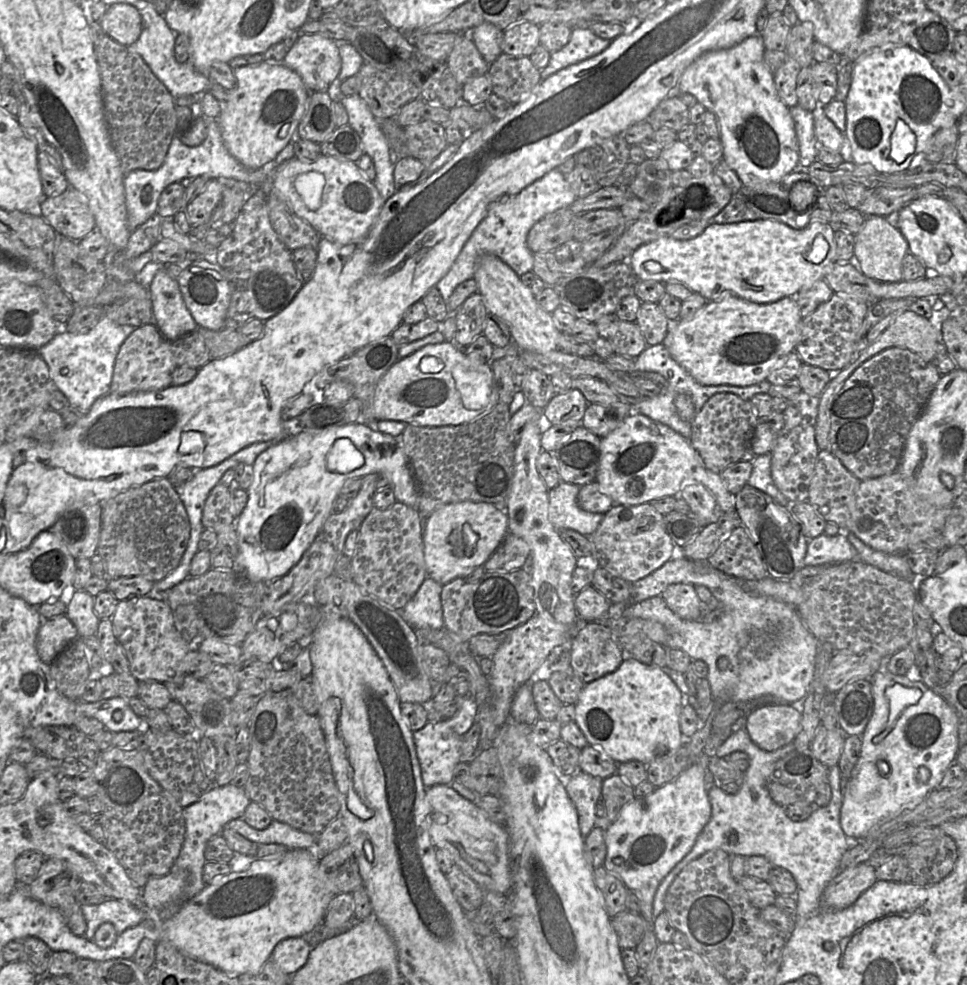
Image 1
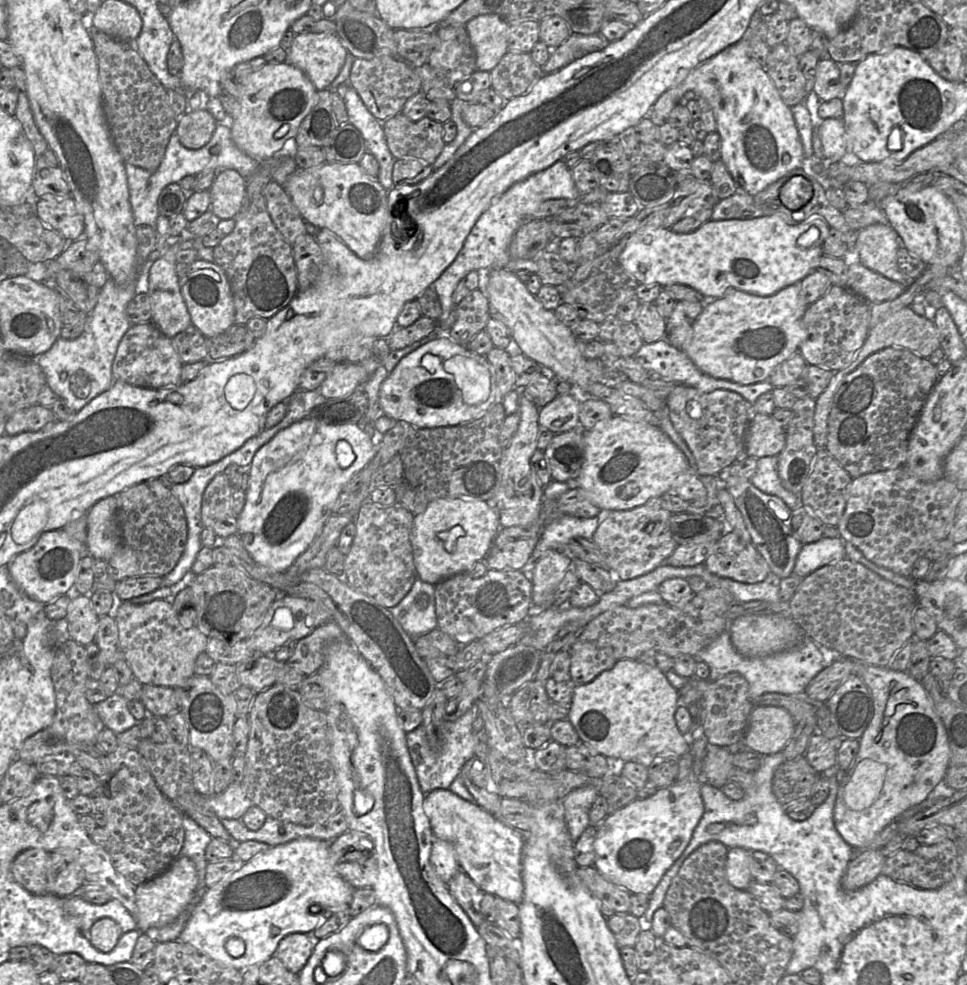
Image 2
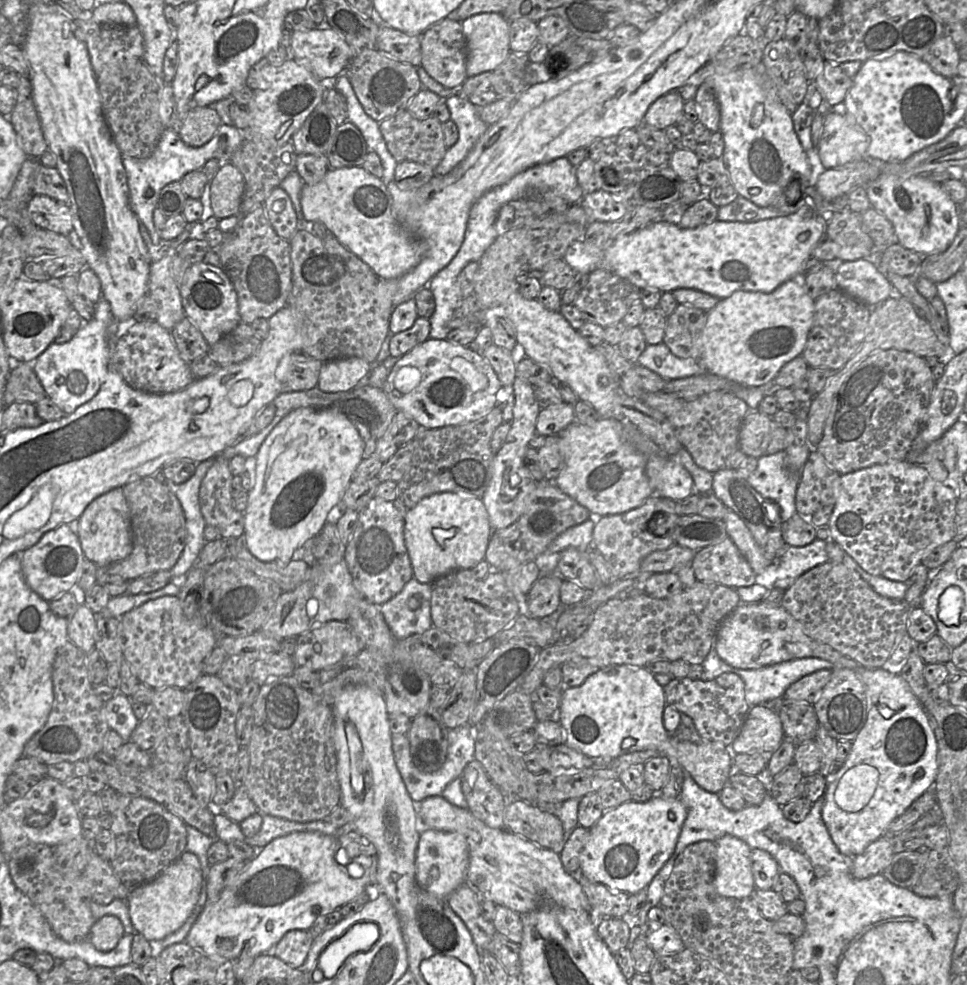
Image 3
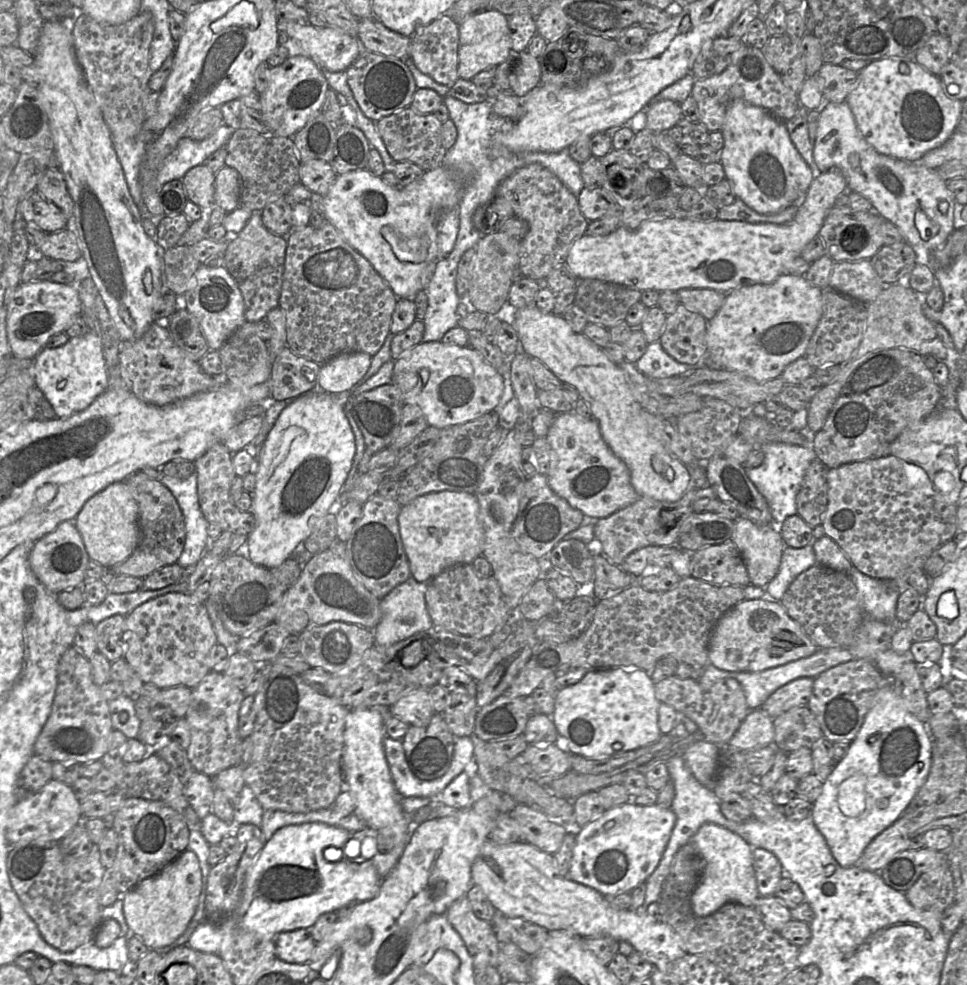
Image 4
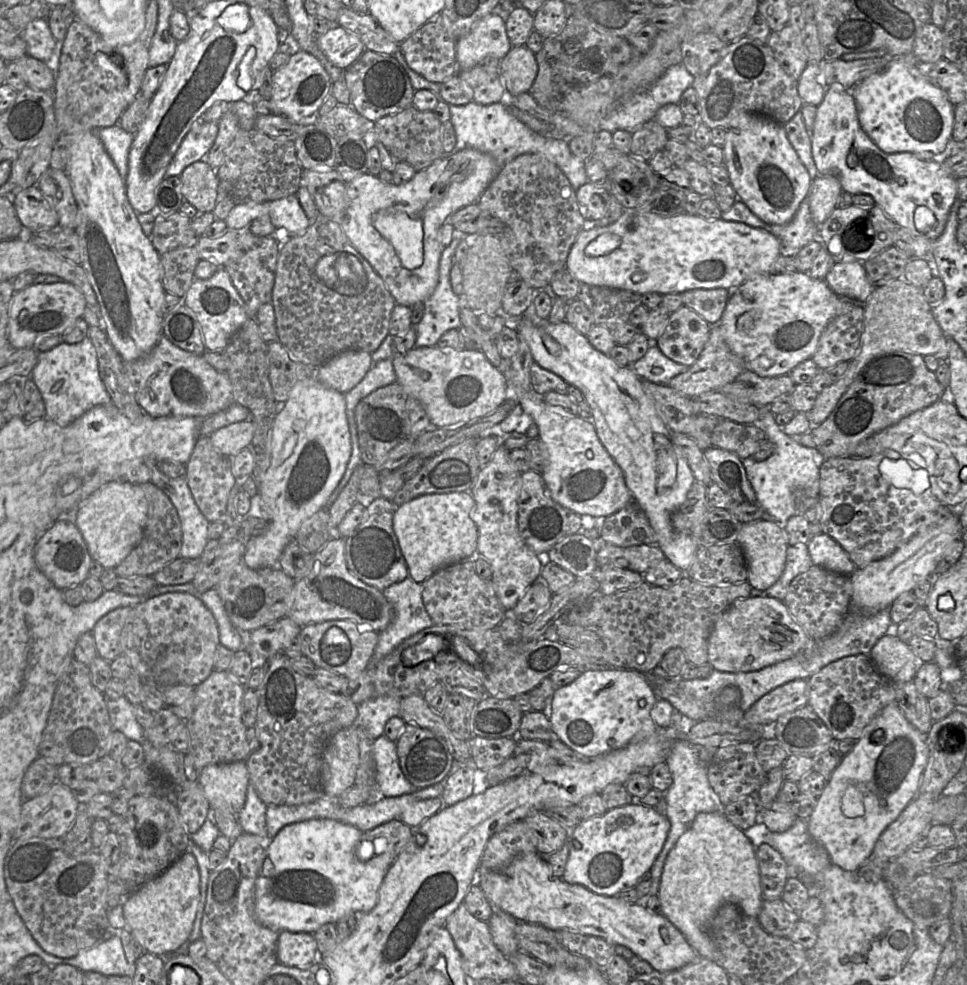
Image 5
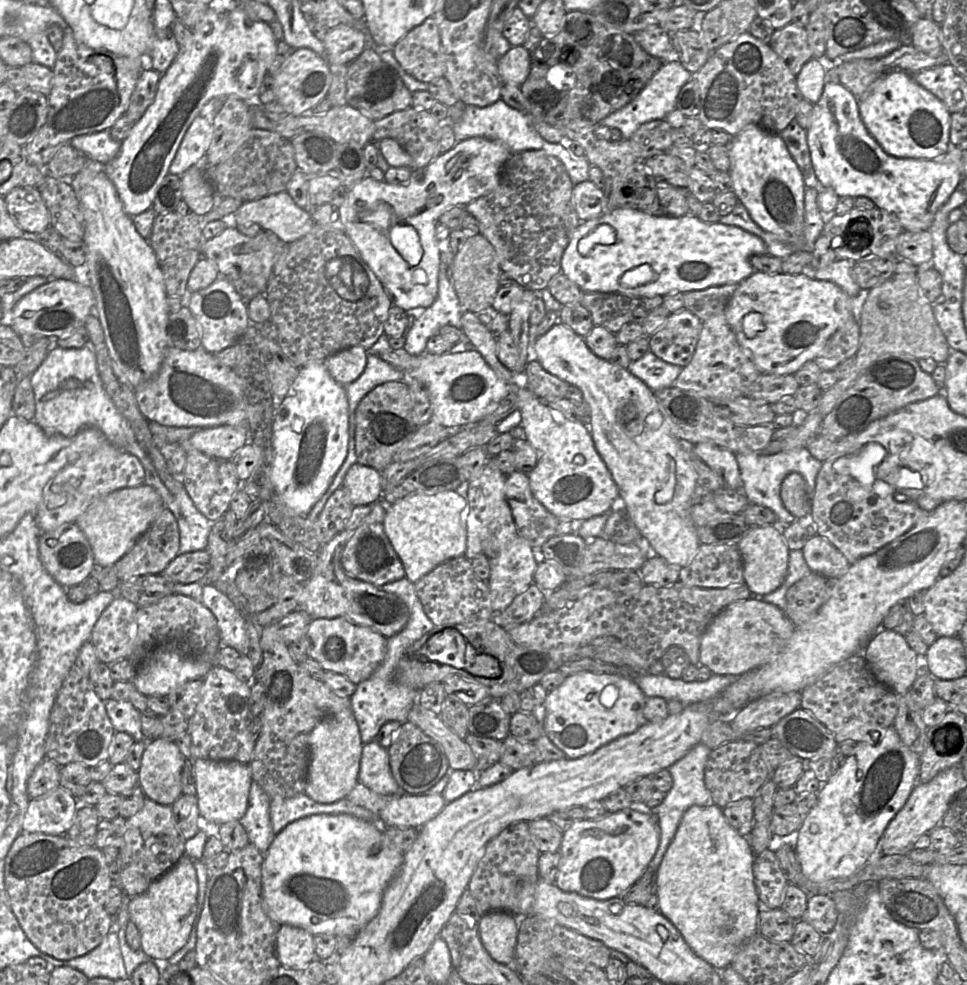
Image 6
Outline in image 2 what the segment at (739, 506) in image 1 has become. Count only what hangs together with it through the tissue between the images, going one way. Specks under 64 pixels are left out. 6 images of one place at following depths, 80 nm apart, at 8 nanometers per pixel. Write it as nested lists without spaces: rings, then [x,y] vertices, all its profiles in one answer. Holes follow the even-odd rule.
[[[729,478],[724,483],[724,488],[741,513],[752,543],[767,562],[770,575],[779,579],[789,577],[793,573],[797,556],[803,546],[793,532],[790,508],[777,496],[760,491],[745,478]]]

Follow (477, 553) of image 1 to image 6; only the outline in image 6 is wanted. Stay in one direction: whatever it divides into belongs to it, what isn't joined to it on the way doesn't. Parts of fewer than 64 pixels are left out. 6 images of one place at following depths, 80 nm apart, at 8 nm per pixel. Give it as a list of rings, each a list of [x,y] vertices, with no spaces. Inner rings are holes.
[[[455,490],[408,495],[387,505],[384,531],[403,563],[406,577],[416,583],[438,565],[464,556],[467,547],[467,500]]]

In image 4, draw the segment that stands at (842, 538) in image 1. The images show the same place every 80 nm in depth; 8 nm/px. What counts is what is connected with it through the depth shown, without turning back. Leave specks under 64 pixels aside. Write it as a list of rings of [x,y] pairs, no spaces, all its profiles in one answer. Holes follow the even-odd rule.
[[[808,543],[801,548],[786,547],[782,554],[779,570],[765,587],[765,592],[780,601],[796,577],[817,564],[813,543]]]

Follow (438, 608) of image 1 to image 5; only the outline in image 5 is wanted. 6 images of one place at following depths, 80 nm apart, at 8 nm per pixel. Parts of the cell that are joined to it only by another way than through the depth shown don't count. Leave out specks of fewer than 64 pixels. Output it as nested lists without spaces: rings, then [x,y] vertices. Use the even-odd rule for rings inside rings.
[[[409,576],[402,582],[387,587],[382,593],[394,609],[394,618],[389,626],[379,633],[379,640],[370,664],[376,664],[390,654],[400,643],[434,625],[428,615],[422,600],[423,586]]]

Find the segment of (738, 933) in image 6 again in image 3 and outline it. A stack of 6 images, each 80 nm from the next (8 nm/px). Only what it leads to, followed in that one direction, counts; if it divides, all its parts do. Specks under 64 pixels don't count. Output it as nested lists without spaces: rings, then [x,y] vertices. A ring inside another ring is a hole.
[[[724,835],[714,842],[716,891],[725,897],[752,898],[755,890],[752,849],[746,842],[732,835]]]

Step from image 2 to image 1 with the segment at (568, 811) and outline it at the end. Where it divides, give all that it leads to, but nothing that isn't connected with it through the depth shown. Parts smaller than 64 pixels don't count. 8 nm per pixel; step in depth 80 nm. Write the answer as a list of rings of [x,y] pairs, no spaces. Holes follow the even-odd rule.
[[[579,771],[573,775],[562,775],[562,781],[576,808],[578,825],[584,841],[595,827],[595,807],[601,797],[603,779]]]

